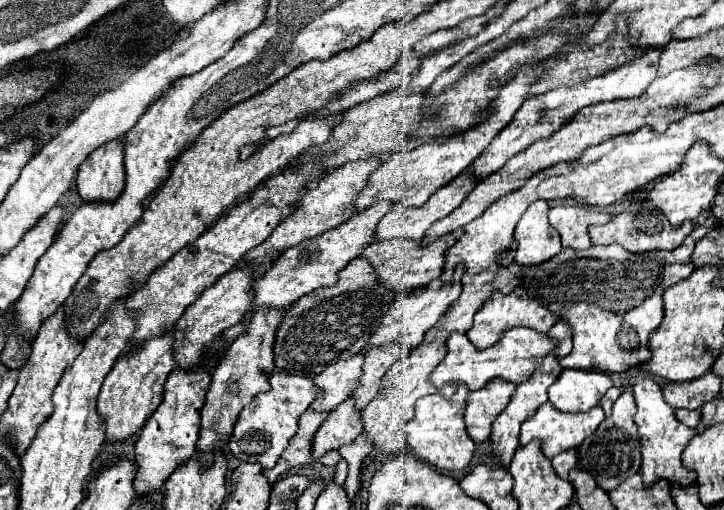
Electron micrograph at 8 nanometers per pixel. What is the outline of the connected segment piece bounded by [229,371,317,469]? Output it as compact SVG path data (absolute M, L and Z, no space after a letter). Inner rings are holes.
M275 371L269 377L269 383L271 383L271 391L255 395L251 403L245 405L245 409L241 411L235 423L235 431L229 439L229 451L237 459L259 463L263 469L271 469L275 465L277 457L285 451L285 445L297 431L299 417L317 399L317 389L313 389L313 381L307 377Z

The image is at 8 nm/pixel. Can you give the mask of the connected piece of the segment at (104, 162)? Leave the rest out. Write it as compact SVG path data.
M109 141L95 149L79 167L77 191L85 203L115 201L125 189L125 169L123 169L123 145L119 141Z

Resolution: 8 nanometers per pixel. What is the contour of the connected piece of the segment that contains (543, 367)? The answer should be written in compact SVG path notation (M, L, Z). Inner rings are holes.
M557 321L557 325L555 325L547 335L559 341L559 343L557 343L557 349L555 349L551 355L545 357L545 361L537 367L537 371L533 373L533 377L531 377L529 381L517 385L517 393L513 395L513 401L505 407L505 411L497 417L497 421L493 421L493 429L491 429L491 441L493 441L493 443L491 443L491 455L493 455L493 457L497 459L497 463L499 463L501 467L505 467L505 469L507 469L507 465L511 463L515 449L519 447L519 427L521 427L521 423L527 421L529 417L533 417L535 411L537 411L543 403L547 403L547 389L549 389L549 385L559 377L559 373L563 371L561 365L559 365L559 361L561 361L565 355L571 353L571 327L565 325L565 321Z

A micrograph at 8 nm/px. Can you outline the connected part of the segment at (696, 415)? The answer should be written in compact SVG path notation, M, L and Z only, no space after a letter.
M677 409L677 411L675 411L675 417L677 417L683 425L687 425L687 427L691 427L691 429L699 427L699 423L701 423L701 413L699 413L699 411Z

